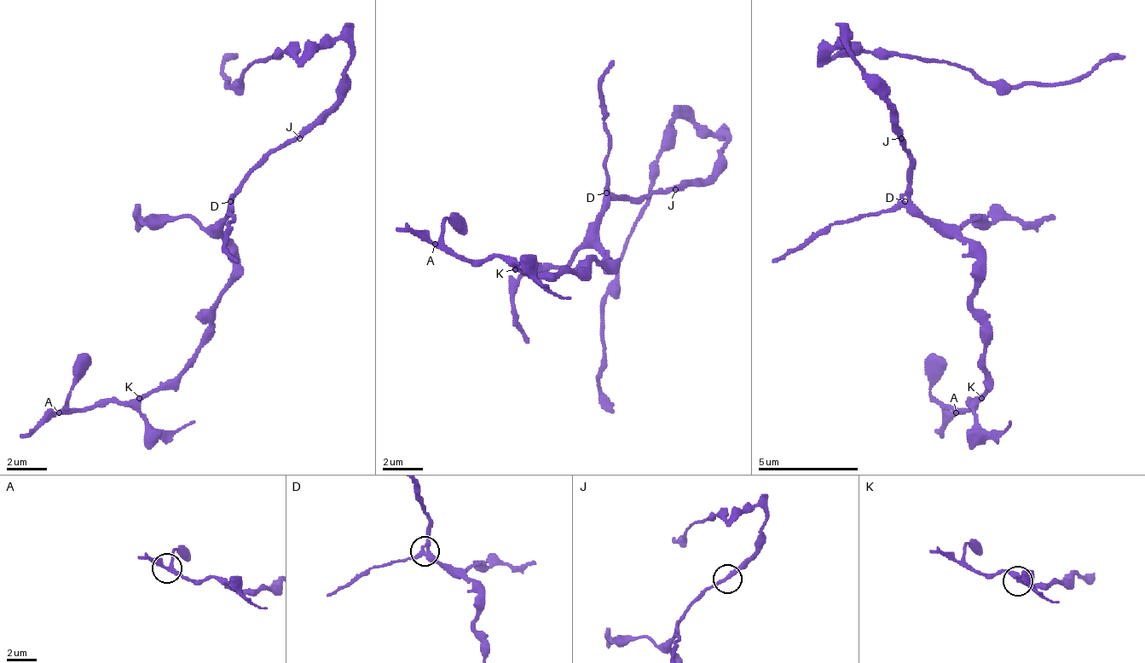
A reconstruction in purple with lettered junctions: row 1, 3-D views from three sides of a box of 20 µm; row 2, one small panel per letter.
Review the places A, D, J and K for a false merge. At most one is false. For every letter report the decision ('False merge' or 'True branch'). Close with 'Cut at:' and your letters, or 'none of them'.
A: True branch
D: False merge
J: True branch
K: True branch
Cut at: D

